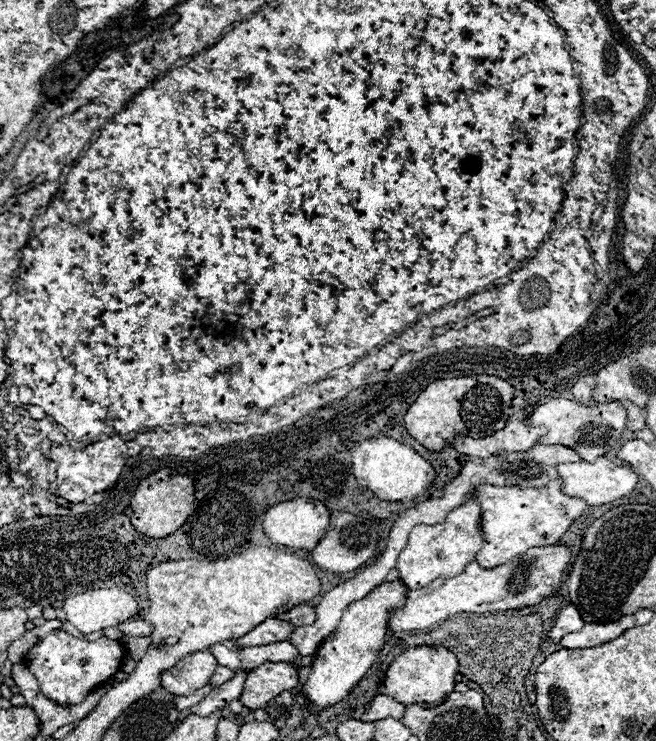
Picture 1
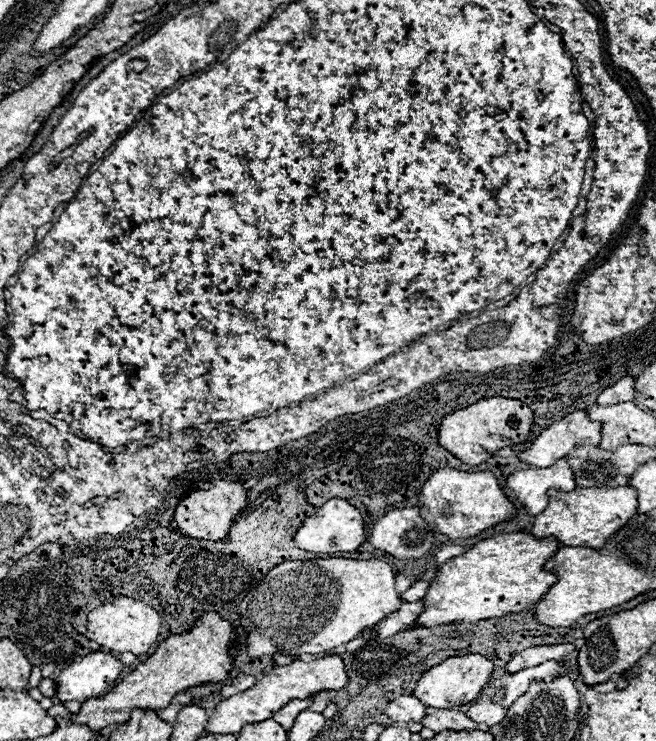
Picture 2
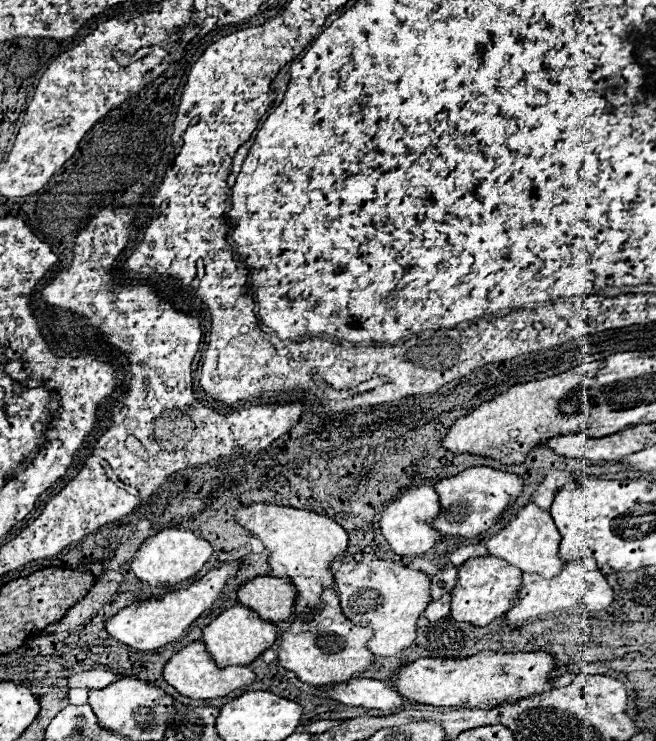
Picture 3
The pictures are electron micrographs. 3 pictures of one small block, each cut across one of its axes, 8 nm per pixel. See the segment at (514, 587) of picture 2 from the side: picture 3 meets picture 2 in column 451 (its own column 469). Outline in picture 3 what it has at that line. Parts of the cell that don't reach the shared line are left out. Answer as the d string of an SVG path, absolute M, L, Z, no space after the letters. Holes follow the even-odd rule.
M470 558L458 570L458 584L452 590L452 610L450 616L458 622L470 622L474 626L488 626L492 620L502 618L512 606L516 592L522 586L522 572L516 566L496 558Z

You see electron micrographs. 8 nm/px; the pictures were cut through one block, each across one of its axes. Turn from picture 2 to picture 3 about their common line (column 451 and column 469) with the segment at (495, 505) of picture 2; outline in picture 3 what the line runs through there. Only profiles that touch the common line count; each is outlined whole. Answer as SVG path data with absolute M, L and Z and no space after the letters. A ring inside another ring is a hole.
M472 466L436 484L434 490L440 494L442 514L432 522L432 526L440 530L442 536L474 538L486 532L488 528L492 528L500 520L500 514L508 506L516 504L518 496L522 494L522 488L524 488L524 480L518 474L502 472L490 466Z

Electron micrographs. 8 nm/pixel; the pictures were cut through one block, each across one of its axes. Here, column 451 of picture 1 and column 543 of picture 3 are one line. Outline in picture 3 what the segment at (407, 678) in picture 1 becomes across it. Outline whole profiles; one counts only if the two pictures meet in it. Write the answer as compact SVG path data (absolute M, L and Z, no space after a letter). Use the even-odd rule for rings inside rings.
M480 652L464 660L418 658L400 668L400 672L392 676L392 684L404 698L416 704L490 710L504 702L518 702L532 694L550 692L554 670L554 658L546 652L516 652L514 656L502 652Z

